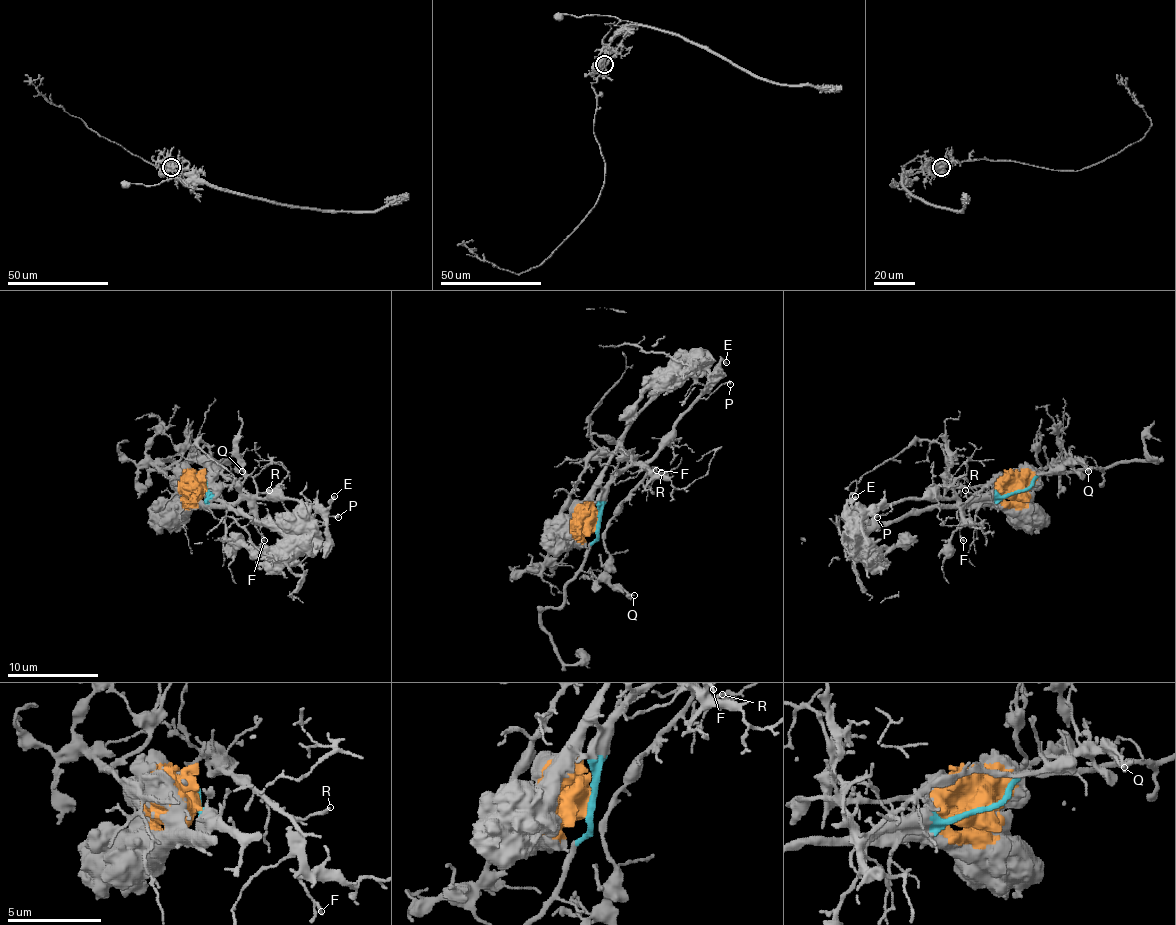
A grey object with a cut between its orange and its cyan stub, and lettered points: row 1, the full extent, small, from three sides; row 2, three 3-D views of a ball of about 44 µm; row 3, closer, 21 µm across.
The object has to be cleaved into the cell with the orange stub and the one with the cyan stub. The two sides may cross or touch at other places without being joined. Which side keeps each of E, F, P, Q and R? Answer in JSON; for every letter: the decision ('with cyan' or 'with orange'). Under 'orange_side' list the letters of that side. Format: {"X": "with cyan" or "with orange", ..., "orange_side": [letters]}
{"E": "with cyan", "F": "with cyan", "P": "with cyan", "Q": "with cyan", "R": "with cyan", "orange_side": []}

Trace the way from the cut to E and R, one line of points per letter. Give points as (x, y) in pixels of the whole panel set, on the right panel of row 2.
E: (1018, 490), (1004, 495), (986, 495), (968, 502), (900, 500), (857, 509), (852, 504), (854, 495)
R: (1018, 490), (961, 502), (959, 500), (968, 502), (975, 495), (966, 490)

